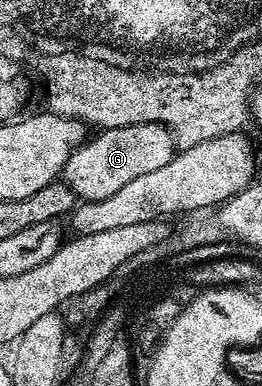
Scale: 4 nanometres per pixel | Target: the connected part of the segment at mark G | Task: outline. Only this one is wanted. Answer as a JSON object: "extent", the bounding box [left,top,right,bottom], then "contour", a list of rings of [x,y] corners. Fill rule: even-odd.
{"extent":[63,124,175,201],"contour":[[[136,124],[107,128],[90,135],[67,158],[63,173],[64,183],[82,201],[111,198],[126,182],[167,166],[175,154],[173,136],[163,124]],[[97,135],[97,136],[93,136]]]}

